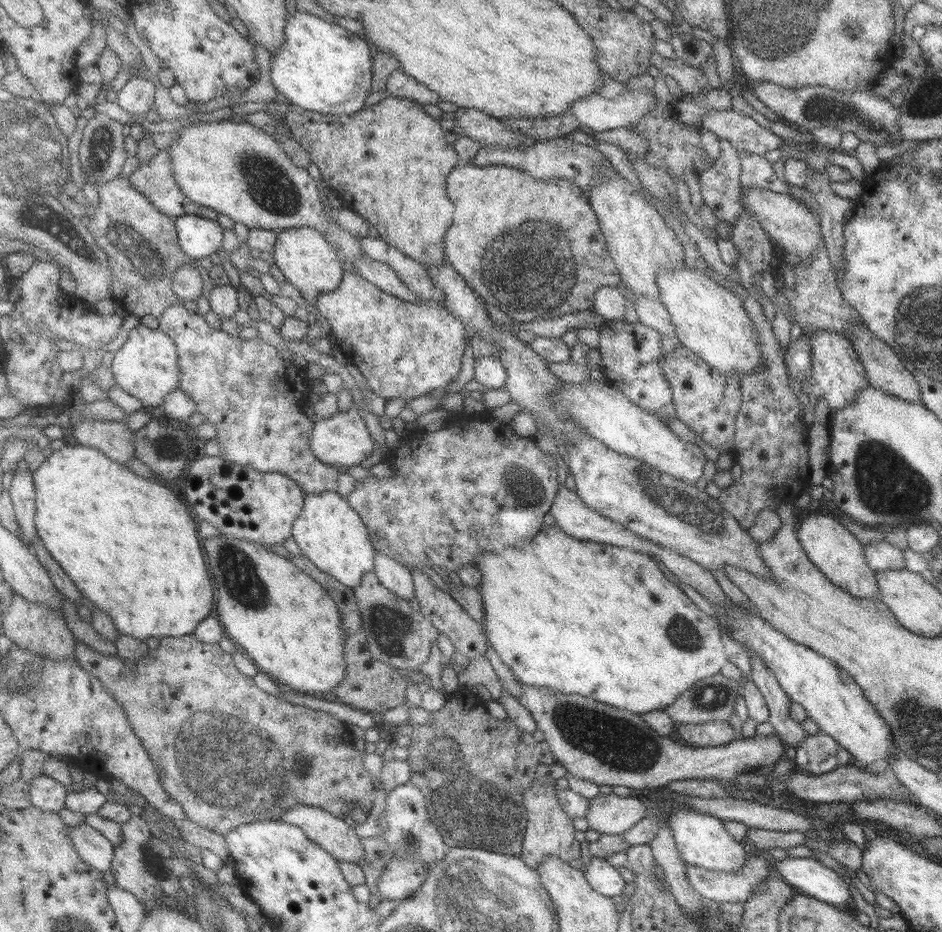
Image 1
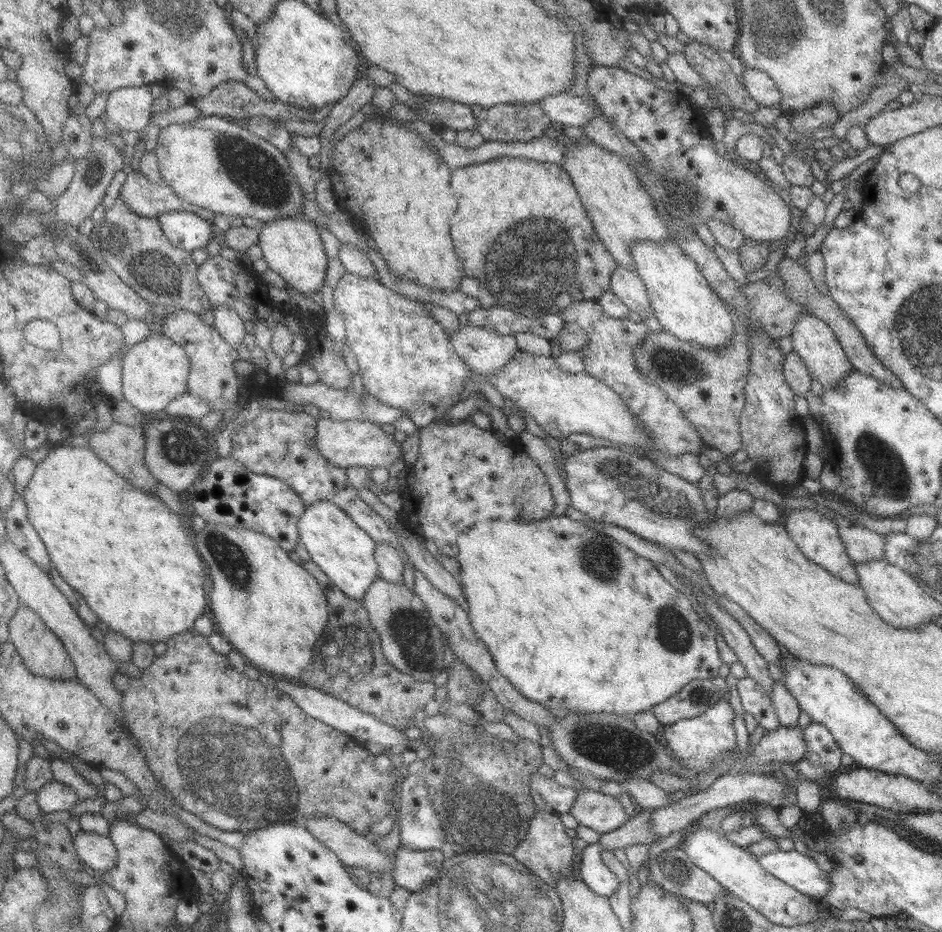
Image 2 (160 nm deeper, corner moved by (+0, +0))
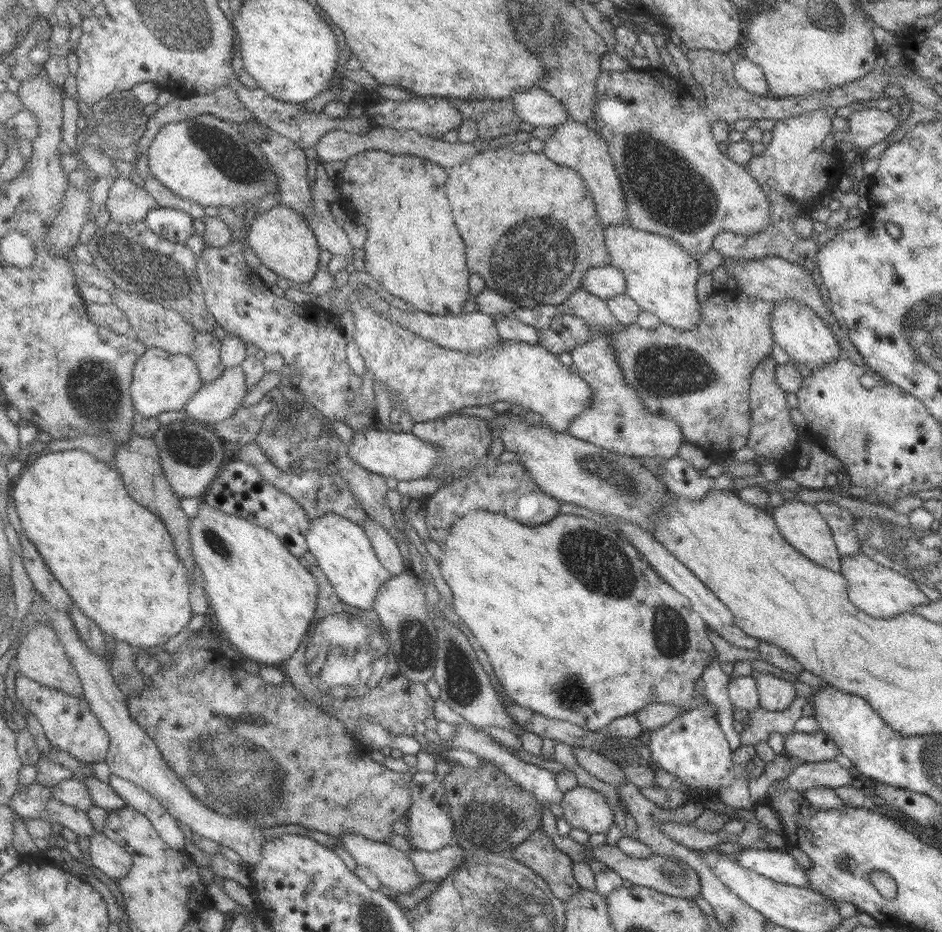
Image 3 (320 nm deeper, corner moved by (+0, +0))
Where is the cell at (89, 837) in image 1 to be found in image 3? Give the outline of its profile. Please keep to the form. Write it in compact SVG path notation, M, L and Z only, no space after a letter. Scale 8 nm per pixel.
M105 832L90 838L90 854L94 865L117 884L129 876L135 865L135 856L124 846L112 840Z

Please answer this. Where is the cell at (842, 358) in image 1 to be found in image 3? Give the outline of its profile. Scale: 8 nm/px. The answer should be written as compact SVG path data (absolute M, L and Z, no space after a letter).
M794 299L775 303L770 317L770 330L774 342L786 351L791 361L801 362L809 369L817 369L823 364L842 357L842 347L838 345L833 330L806 303L799 303Z

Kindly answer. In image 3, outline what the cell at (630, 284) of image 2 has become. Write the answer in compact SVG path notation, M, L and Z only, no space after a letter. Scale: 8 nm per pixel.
M595 266L583 274L581 288L607 301L625 294L625 278L622 271L615 266Z

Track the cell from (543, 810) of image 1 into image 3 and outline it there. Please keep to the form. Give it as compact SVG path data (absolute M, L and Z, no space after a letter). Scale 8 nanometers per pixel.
M542 827L535 830L526 842L513 847L511 856L531 868L536 874L539 874L548 883L554 896L565 903L578 892L579 884L573 875L574 861L566 853L554 846L554 843L542 830Z

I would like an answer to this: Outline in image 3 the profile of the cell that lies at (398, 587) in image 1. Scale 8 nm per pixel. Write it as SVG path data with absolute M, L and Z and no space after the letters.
M370 519L366 524L362 524L362 529L364 529L364 533L370 539L382 566L389 570L391 575L396 576L410 571L409 565L404 561L400 553L396 540L380 524Z

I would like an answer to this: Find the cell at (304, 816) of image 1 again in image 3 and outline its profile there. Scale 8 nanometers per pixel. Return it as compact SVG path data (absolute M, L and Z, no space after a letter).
M346 833L338 837L338 845L344 847L357 864L368 868L381 884L394 893L410 893L424 881L408 854L388 843Z

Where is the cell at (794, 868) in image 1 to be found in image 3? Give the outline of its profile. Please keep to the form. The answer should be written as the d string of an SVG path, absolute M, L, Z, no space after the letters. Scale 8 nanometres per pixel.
M750 847L742 849L734 855L735 861L742 868L761 874L774 882L809 887L806 868L802 868L785 848L760 850Z

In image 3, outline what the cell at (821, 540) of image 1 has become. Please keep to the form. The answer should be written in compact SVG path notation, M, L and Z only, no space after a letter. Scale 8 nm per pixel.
M794 499L784 502L780 506L771 507L769 511L778 526L780 535L786 539L786 542L790 546L793 546L800 554L806 556L806 558L814 561L814 564L840 572L841 554L836 548L830 526L815 506Z

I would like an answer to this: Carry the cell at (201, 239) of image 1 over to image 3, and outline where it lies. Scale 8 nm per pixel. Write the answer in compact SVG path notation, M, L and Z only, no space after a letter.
M153 208L146 218L155 233L180 244L187 244L188 238L196 232L194 218L188 212L176 208Z

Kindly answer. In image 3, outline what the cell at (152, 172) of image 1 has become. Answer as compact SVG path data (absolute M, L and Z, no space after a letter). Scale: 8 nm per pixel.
M120 177L110 188L106 202L111 218L120 224L135 224L146 220L153 208L162 207L157 198L132 179Z

